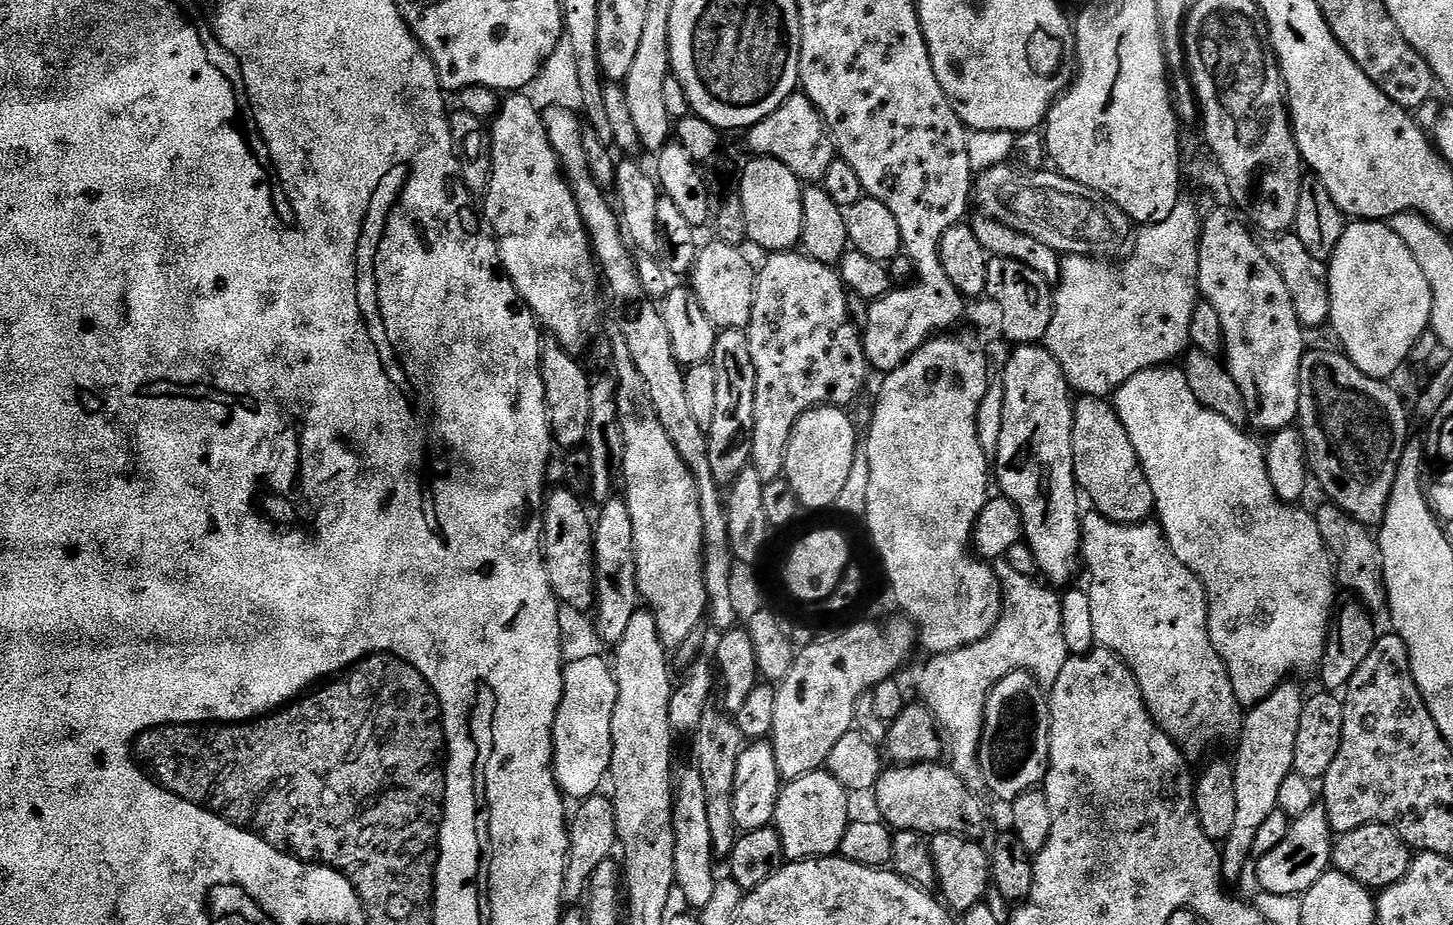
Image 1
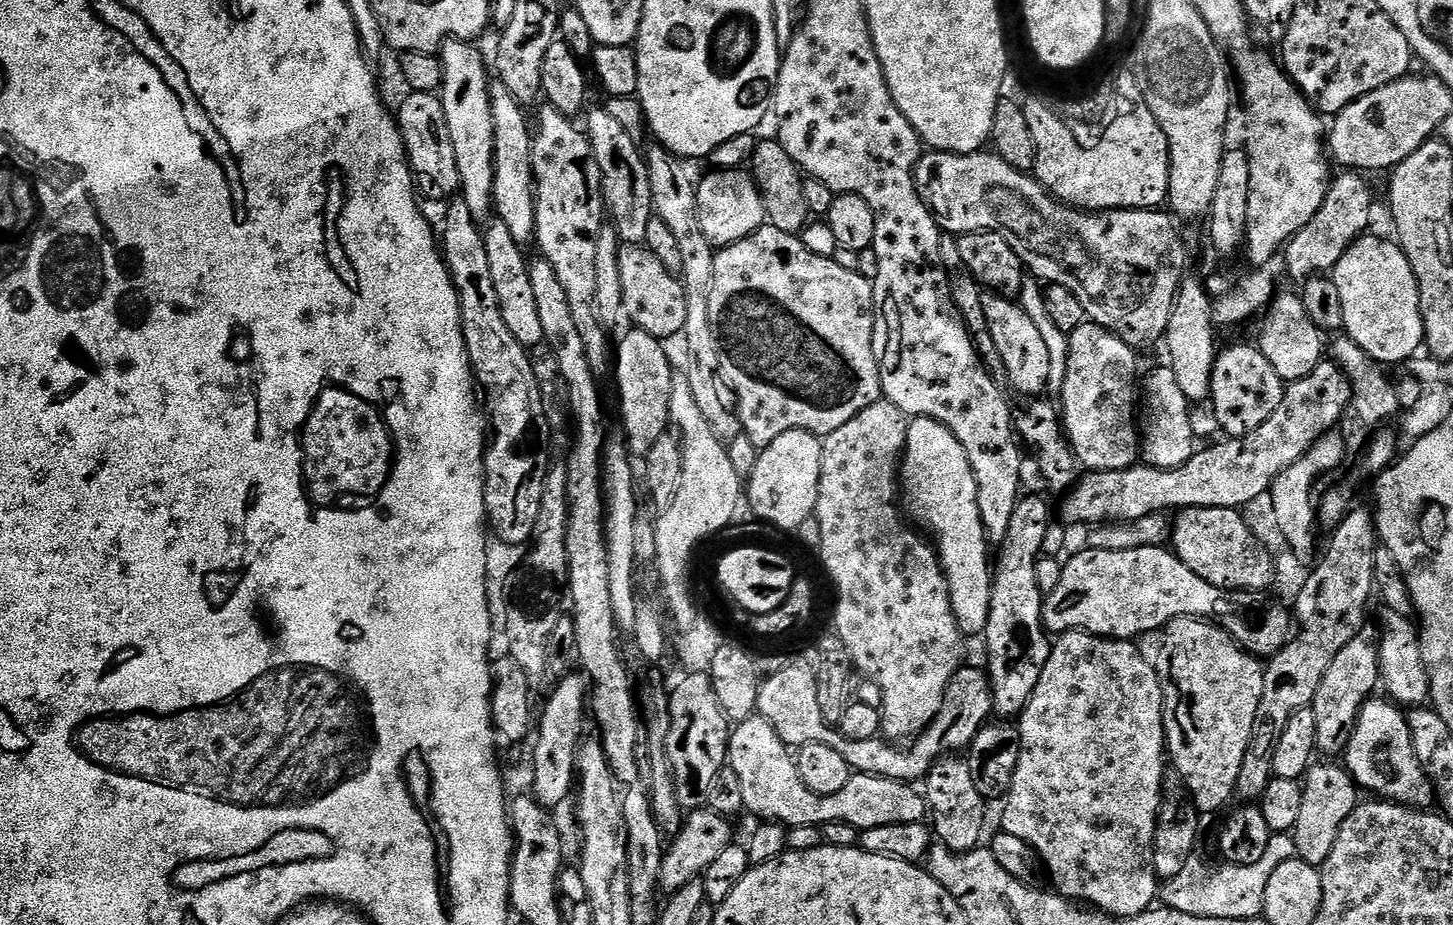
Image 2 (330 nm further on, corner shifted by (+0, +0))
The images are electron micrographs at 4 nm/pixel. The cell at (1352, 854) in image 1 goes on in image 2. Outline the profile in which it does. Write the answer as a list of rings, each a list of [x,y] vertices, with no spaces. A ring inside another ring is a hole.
[[[1336,762],[1324,763],[1328,764],[1313,763],[1302,777],[1304,785],[1302,807],[1298,814],[1298,822],[1292,827],[1290,833],[1296,847],[1296,856],[1302,862],[1317,866],[1326,862],[1326,858],[1330,856],[1330,850],[1334,850],[1334,842],[1338,840],[1342,822],[1350,818],[1350,814],[1362,800],[1358,785],[1348,773],[1347,767],[1339,763],[1336,765]]]

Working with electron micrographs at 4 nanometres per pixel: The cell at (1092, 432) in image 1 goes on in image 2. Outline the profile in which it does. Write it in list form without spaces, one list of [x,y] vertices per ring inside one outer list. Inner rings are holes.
[[[1182,508],[1171,521],[1170,548],[1178,559],[1212,586],[1235,592],[1264,592],[1276,580],[1276,564],[1268,548],[1252,533],[1252,528],[1235,508]]]

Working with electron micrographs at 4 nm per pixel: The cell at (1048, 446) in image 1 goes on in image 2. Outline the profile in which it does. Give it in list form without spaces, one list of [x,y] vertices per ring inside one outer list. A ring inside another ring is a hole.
[[[985,294],[982,298],[982,314],[986,314],[988,333],[994,338],[996,353],[1000,356],[1003,371],[1008,371],[1008,380],[1020,392],[1036,398],[1048,384],[1052,376],[1052,352],[1048,340],[1036,320],[1024,308],[1016,305],[1015,299],[995,294]]]

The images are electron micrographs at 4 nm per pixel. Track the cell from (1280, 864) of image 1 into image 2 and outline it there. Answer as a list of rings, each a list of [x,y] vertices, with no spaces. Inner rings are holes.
[[[1365,626],[1361,628],[1358,634],[1354,634],[1354,638],[1350,638],[1350,642],[1346,642],[1346,646],[1342,646],[1342,650],[1338,650],[1337,656],[1334,658],[1334,662],[1330,662],[1330,666],[1326,666],[1326,674],[1322,674],[1322,682],[1318,682],[1318,694],[1314,694],[1314,698],[1312,699],[1311,707],[1314,710],[1314,723],[1315,729],[1314,734],[1316,735],[1316,751],[1317,753],[1323,754],[1325,752],[1325,757],[1328,758],[1336,758],[1343,753],[1344,749],[1347,748],[1348,743],[1350,742],[1350,738],[1352,737],[1352,731],[1354,730],[1354,726],[1358,722],[1358,714],[1362,710],[1362,706],[1367,700],[1373,699],[1374,693],[1372,692],[1375,688],[1379,689],[1381,687],[1380,683],[1380,642],[1382,639],[1381,633],[1377,631],[1375,627],[1374,629],[1371,626]]]

